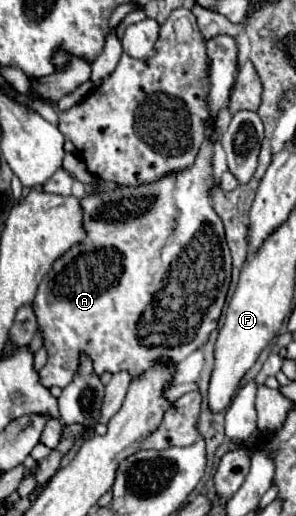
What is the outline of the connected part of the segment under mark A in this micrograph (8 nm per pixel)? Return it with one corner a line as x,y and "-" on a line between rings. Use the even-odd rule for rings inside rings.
215,36
215,38
209,38
207,40
207,58
209,58
209,94
207,94
207,108
209,108
209,120
207,120
207,140
203,140
199,152
197,152
197,158
195,158
195,164
191,164
191,168
185,168
183,172
169,172
167,176
161,176
159,180
151,182
151,184
141,184
141,186
117,186
115,190
109,190
109,192
97,192
97,194
89,194
89,196
83,196
81,198
81,208
83,208
83,230
87,232
85,240
71,246
59,260
55,260
55,264
51,266
51,272
47,272
47,276
43,278
43,282
39,284
39,290
37,290
37,296
33,300
33,310
35,310
35,316
37,316
37,324
39,324
39,332
43,336
43,346
47,350
47,364
39,370
39,382
45,386
45,388
51,388
51,386
59,386
59,388
65,388
67,384
71,384
73,376
75,376
75,370
79,368
79,356
81,354
87,354
93,362
93,372
97,376
101,376
103,372
129,372
131,378
137,378
141,376
143,372
147,372
147,368
151,368
155,362
161,362
161,364
177,364
181,362
183,358
187,358
191,352
195,352
197,348
201,348
209,334
217,328
217,320
221,316
221,308
225,304
225,294
229,290
229,282
231,282
231,254
229,254
229,248
227,248
227,242
225,242
225,232
223,232
223,222
221,218
217,216
217,212
213,210
211,206
211,190
217,186
217,180
213,178
213,144
215,144
215,118
219,116
223,104
227,102
229,98
229,90
233,88
233,82
235,82
235,76
237,76
237,44
235,44
235,38
233,36
-
189,224
189,242
177,242
175,240
175,228
187,228

